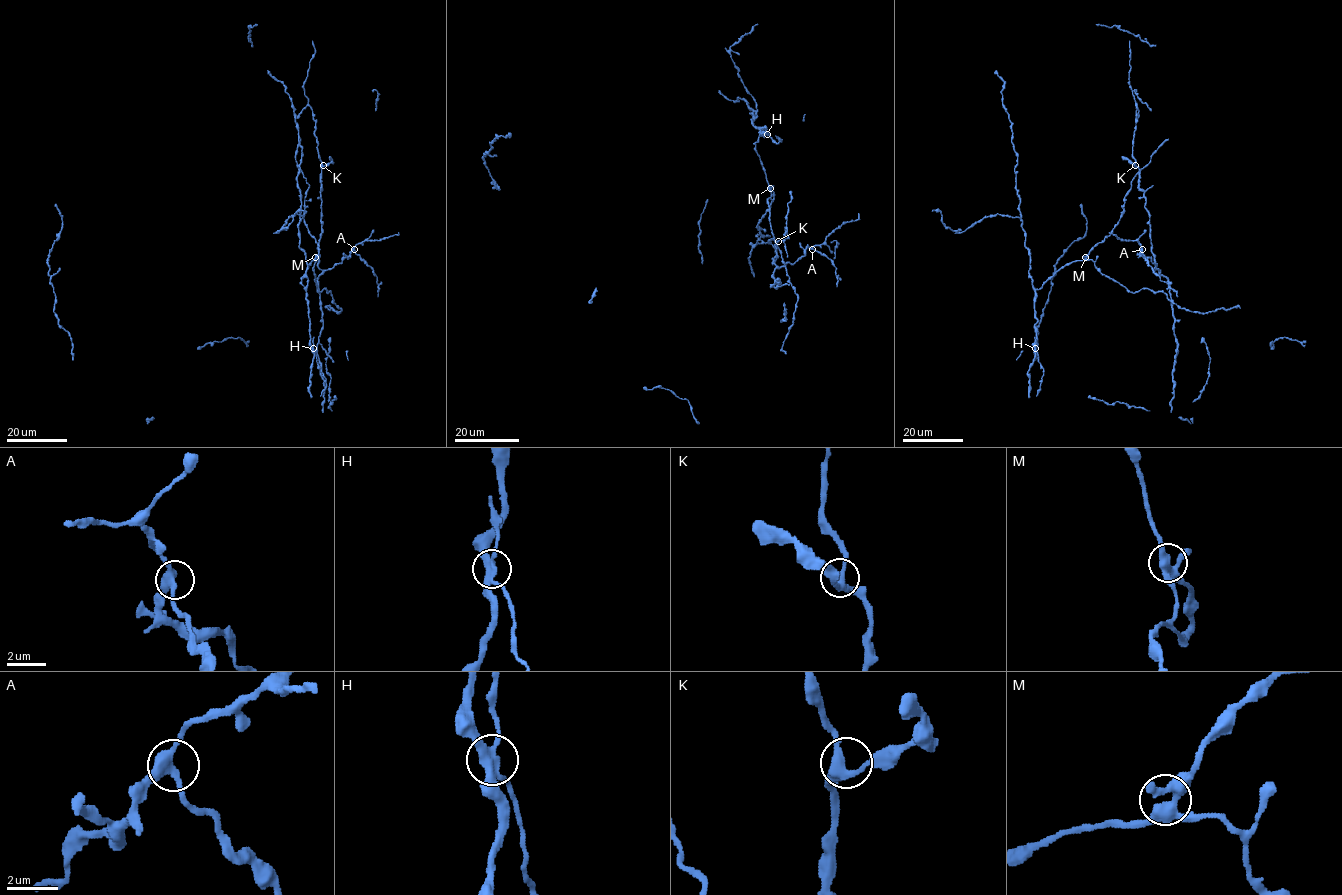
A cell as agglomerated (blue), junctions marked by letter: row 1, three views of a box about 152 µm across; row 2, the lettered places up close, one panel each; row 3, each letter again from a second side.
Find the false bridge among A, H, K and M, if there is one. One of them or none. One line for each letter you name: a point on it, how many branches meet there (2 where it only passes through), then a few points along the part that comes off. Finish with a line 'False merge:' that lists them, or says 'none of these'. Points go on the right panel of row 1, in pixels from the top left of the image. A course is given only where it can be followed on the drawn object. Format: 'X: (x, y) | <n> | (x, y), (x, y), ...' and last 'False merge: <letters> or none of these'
H: (1035, 348) | 4 | (1034, 348), (1043, 374), (1036, 396)
False merge: H

